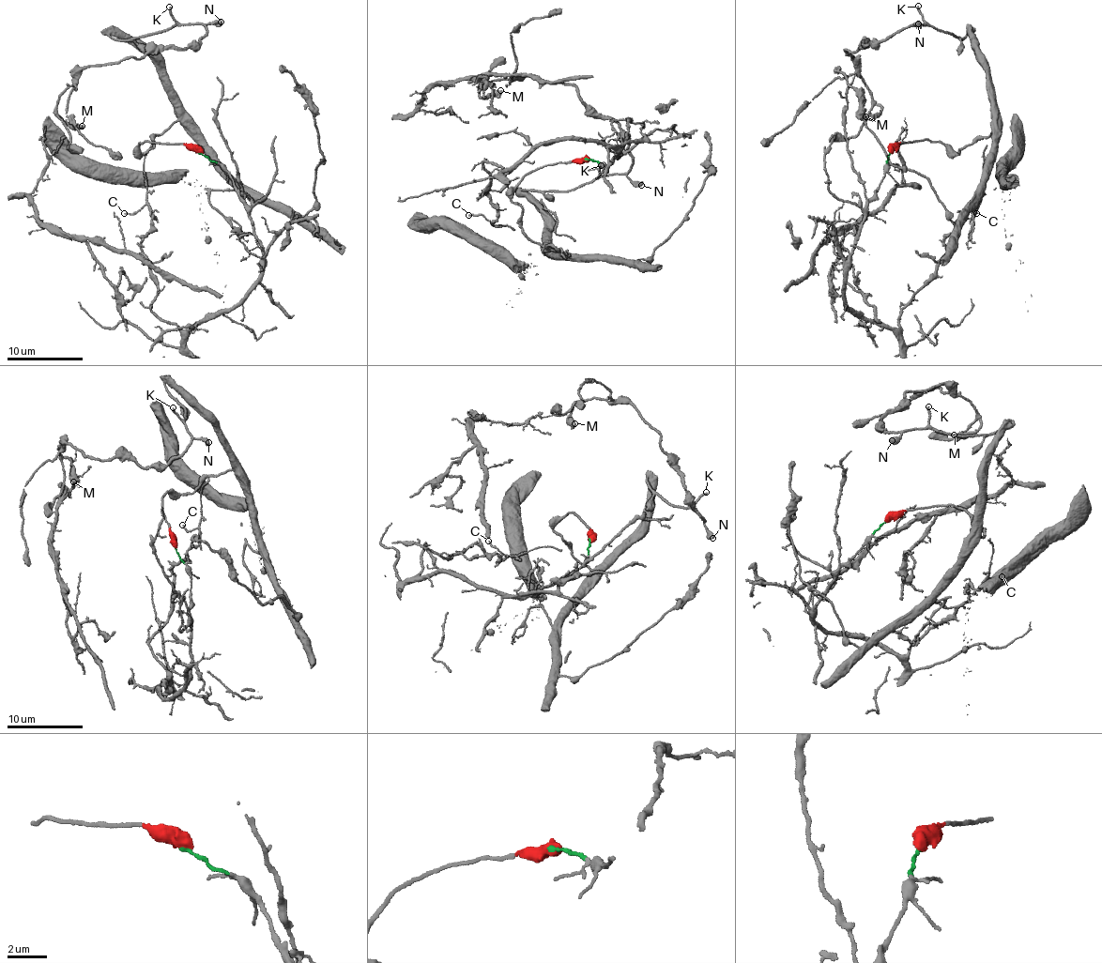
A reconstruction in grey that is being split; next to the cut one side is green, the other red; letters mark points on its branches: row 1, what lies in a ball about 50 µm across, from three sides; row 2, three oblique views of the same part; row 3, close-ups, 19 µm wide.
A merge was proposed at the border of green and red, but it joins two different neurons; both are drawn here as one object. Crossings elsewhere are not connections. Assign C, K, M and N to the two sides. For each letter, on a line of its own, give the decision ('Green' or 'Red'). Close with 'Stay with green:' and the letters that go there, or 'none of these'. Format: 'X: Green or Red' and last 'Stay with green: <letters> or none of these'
C: Green
K: Red
M: Red
N: Red
Stay with green: C

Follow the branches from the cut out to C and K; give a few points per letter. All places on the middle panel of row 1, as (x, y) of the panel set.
C: (585, 159), (606, 166), (619, 152), (568, 140), (509, 170), (485, 160), (497, 220), (468, 215)
K: (585, 159), (531, 170), (512, 195), (522, 232), (542, 247), (548, 230), (526, 190), (576, 189), (601, 164)

